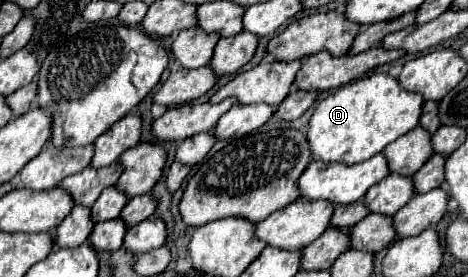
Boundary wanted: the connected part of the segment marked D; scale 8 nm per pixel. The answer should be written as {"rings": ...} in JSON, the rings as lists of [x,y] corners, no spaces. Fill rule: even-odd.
{"rings":[[[373,73],[339,87],[327,95],[309,121],[309,145],[321,161],[339,161],[353,165],[381,153],[389,143],[419,125],[423,95],[407,91],[387,73]]]}

